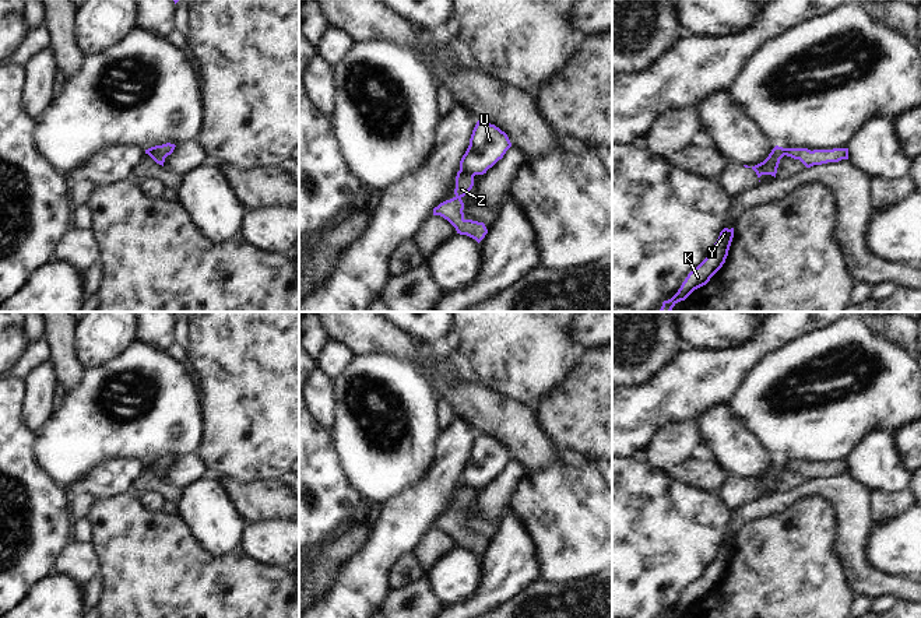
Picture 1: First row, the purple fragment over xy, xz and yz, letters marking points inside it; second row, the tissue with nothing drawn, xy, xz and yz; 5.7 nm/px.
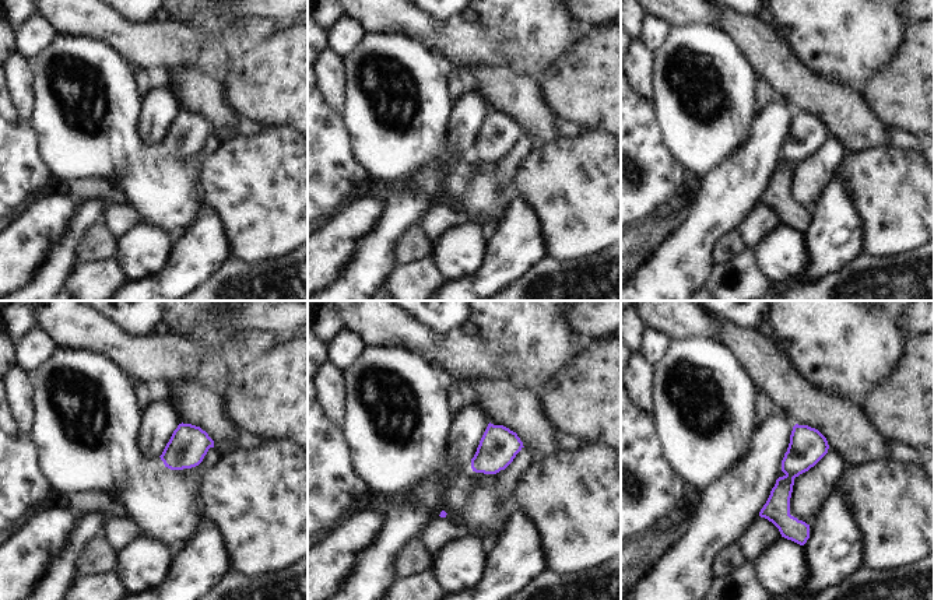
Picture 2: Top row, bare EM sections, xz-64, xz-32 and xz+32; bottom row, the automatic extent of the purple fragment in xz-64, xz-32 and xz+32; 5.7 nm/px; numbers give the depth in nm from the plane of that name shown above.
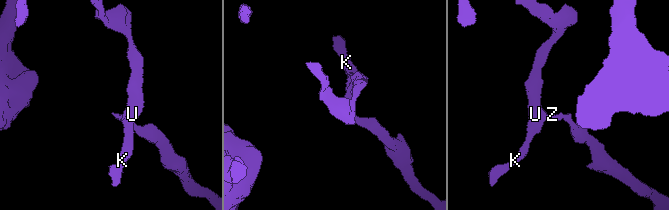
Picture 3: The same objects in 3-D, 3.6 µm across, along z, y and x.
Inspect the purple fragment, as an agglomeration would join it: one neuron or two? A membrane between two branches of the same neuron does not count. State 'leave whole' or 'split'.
split

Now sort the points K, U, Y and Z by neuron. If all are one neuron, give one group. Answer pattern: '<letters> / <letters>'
K U Y / Z

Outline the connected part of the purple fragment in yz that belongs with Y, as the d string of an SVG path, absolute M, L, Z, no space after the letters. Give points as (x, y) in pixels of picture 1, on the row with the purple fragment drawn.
M724 228L720 232L707 257L688 274L678 292L671 299L662 302L660 312L671 312L678 302L685 301L695 289L710 281L725 263L732 238L734 228Z

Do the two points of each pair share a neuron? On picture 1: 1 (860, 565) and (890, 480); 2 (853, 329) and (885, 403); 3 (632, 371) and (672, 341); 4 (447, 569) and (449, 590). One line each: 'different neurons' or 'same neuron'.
1: different neurons
2: same neuron
3: same neuron
4: same neuron

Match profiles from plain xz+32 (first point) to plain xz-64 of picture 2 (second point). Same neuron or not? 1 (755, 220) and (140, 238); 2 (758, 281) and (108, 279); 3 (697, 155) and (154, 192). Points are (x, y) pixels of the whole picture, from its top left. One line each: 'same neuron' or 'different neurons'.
1: different neurons
2: same neuron
3: same neuron

